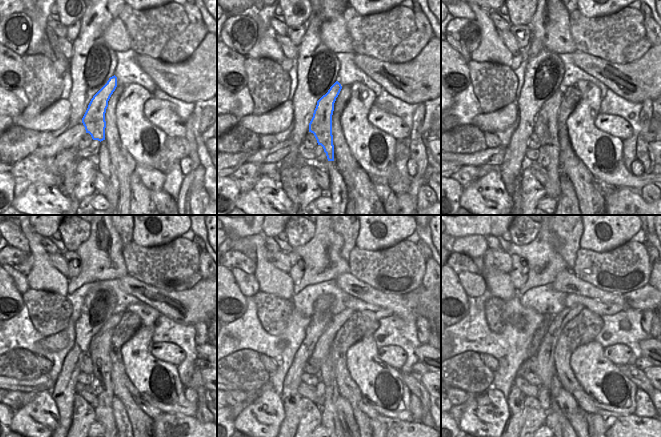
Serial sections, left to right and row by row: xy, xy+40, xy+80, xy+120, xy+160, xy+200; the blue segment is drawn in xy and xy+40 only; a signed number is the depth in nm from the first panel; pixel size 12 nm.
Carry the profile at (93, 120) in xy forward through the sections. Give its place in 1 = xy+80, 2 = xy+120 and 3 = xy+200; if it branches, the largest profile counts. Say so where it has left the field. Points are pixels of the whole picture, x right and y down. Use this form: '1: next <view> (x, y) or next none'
1: next xy+80 (546, 127)
2: next xy+120 (99, 351)
3: next xy+200 (555, 386)

